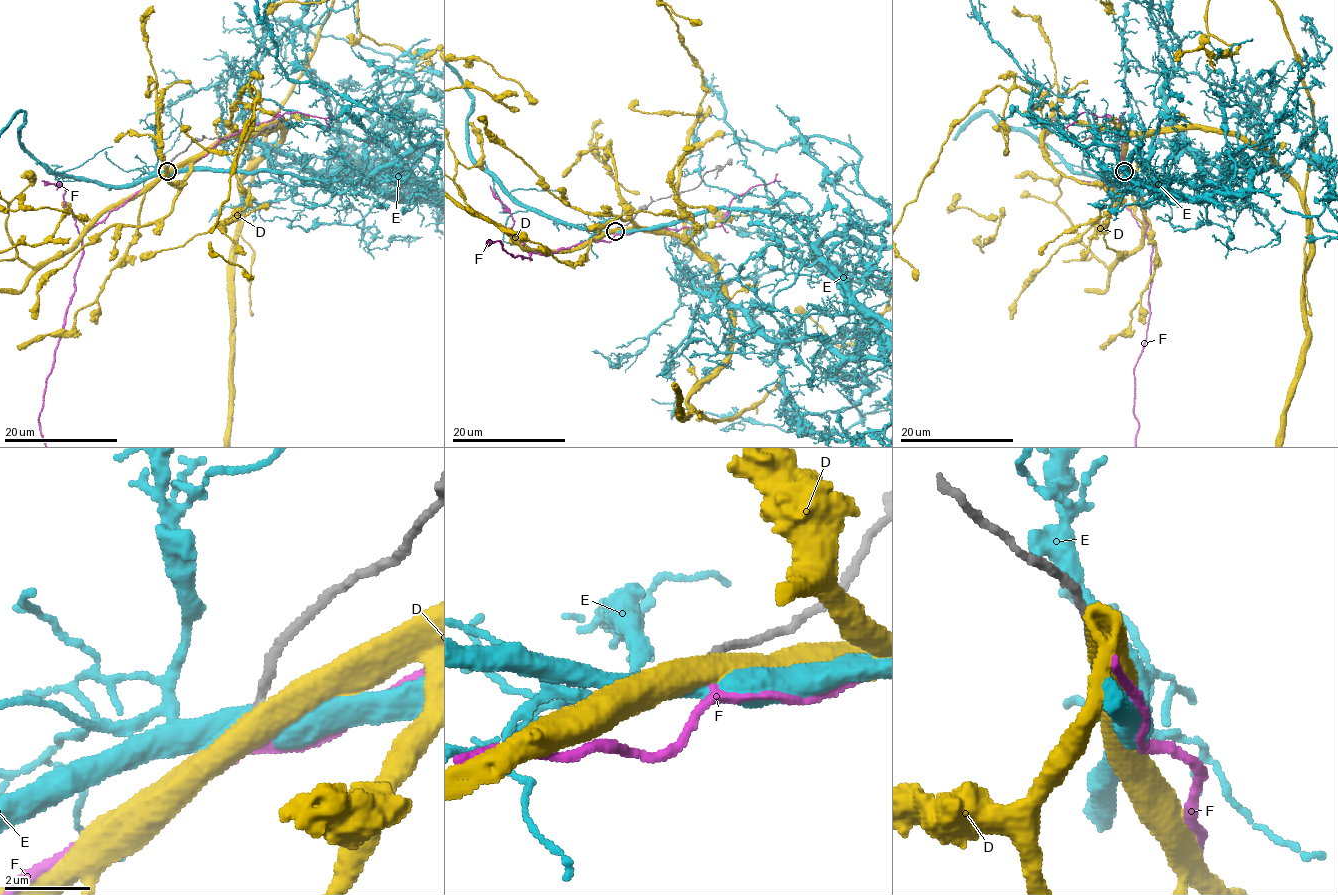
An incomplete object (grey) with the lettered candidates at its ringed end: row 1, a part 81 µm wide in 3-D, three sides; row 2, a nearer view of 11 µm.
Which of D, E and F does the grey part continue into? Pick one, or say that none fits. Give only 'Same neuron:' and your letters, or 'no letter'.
Same neuron: F

